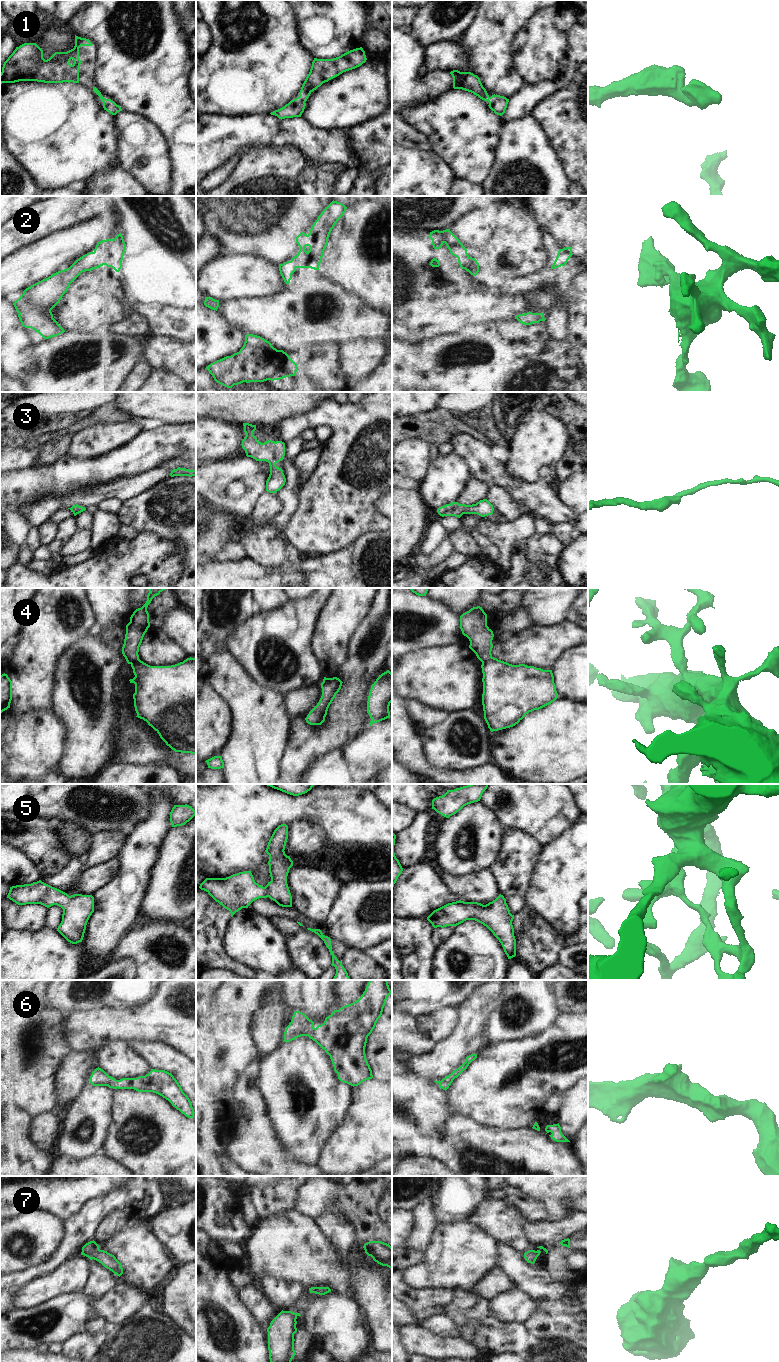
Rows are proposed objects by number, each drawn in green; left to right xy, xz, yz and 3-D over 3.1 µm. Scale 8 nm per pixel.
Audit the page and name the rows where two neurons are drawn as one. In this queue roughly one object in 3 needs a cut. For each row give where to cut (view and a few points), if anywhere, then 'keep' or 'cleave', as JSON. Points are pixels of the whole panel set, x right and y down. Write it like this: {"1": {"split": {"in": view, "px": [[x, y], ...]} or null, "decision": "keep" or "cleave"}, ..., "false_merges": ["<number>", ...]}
{"1": {"split": null, "decision": "keep"}, "2": {"split": null, "decision": "keep"}, "3": {"split": null, "decision": "keep"}, "4": {"split": null, "decision": "keep"}, "5": {"split": null, "decision": "keep"}, "6": {"split": null, "decision": "keep"}, "7": {"split": null, "decision": "keep"}, "false_merges": []}

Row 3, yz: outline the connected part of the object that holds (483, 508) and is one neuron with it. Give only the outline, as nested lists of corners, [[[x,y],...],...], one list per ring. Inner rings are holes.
[[[483,499],[472,505],[459,504],[452,502],[437,509],[440,516],[455,516],[460,518],[463,514],[477,514],[481,517],[492,515],[494,511],[493,505],[487,500]]]

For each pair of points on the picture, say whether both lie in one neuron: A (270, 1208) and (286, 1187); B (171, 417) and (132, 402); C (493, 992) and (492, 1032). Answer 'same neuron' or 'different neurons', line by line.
A: same neuron
B: same neuron
C: different neurons

